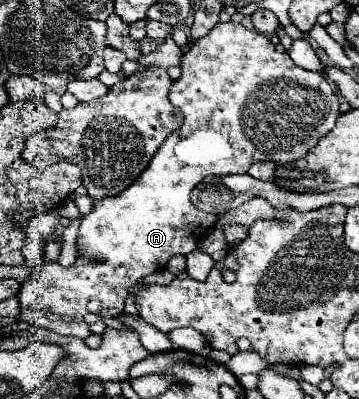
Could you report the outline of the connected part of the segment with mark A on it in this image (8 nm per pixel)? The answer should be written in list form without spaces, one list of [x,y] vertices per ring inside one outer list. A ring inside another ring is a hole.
[[[228,21],[228,23],[218,23],[214,25],[214,29],[206,35],[206,37],[200,37],[184,55],[182,55],[182,61],[180,61],[180,67],[182,67],[182,77],[178,81],[172,83],[170,87],[170,93],[168,93],[168,99],[174,107],[178,107],[182,113],[184,113],[184,123],[180,127],[180,131],[174,131],[166,141],[164,145],[154,153],[150,165],[146,167],[146,171],[138,177],[138,181],[134,181],[134,185],[130,185],[130,189],[126,189],[124,193],[120,193],[118,197],[106,197],[106,199],[100,199],[100,201],[94,201],[94,209],[82,217],[80,221],[80,231],[78,231],[78,253],[80,257],[76,259],[76,263],[72,267],[62,267],[60,263],[46,263],[46,261],[40,261],[40,271],[34,271],[34,275],[28,279],[28,283],[24,283],[20,287],[20,293],[18,293],[18,301],[22,307],[32,307],[36,311],[50,311],[50,313],[56,313],[56,315],[68,315],[68,317],[84,317],[88,313],[96,313],[96,315],[102,315],[102,317],[118,317],[122,311],[124,311],[124,299],[128,297],[130,289],[134,287],[134,283],[142,281],[144,277],[148,277],[150,273],[154,271],[160,271],[166,267],[166,263],[170,261],[170,257],[174,255],[188,255],[192,253],[200,239],[214,227],[214,221],[216,221],[216,215],[210,215],[210,213],[204,213],[204,211],[198,211],[192,201],[190,201],[190,193],[192,189],[208,175],[242,175],[242,173],[248,173],[248,167],[256,161],[274,161],[278,165],[286,165],[286,163],[292,163],[292,161],[298,161],[298,157],[304,157],[314,145],[318,145],[318,141],[322,137],[326,137],[326,133],[330,133],[334,129],[334,123],[336,119],[340,117],[340,99],[336,93],[332,93],[332,87],[328,83],[328,79],[318,73],[318,71],[306,71],[302,67],[298,67],[290,55],[286,53],[280,53],[274,49],[274,43],[264,37],[262,33],[258,31],[252,31],[252,29],[246,29],[244,25],[240,23],[234,23],[234,21]]]

